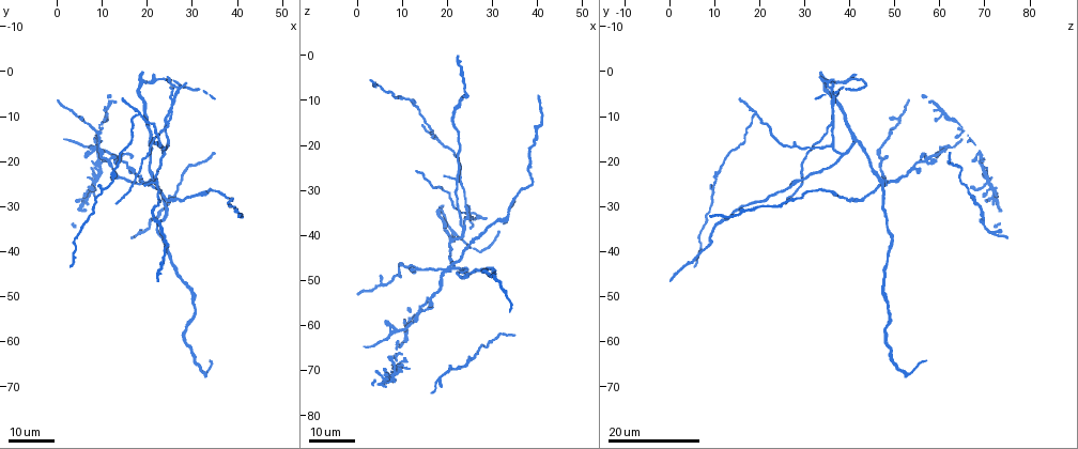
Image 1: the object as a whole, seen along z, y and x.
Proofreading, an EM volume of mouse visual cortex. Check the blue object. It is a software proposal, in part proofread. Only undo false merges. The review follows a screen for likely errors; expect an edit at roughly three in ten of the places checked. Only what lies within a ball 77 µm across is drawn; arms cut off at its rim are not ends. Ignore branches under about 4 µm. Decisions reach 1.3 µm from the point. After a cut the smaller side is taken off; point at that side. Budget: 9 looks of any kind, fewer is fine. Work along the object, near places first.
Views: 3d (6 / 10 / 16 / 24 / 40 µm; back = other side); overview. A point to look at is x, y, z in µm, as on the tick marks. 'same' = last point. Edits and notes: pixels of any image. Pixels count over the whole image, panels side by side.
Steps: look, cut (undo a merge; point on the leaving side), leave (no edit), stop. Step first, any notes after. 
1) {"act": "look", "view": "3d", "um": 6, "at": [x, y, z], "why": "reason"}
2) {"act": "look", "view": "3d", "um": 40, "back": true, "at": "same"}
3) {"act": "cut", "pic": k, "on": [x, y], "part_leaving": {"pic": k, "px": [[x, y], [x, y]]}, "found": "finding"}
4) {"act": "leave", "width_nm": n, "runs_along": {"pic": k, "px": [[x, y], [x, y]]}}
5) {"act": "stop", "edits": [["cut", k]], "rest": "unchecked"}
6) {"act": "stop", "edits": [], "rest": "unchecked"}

{"act": "look", "view": "3d", "um": 24, "at": [18.0, 9.5, 19.0], "why": "branch point"}

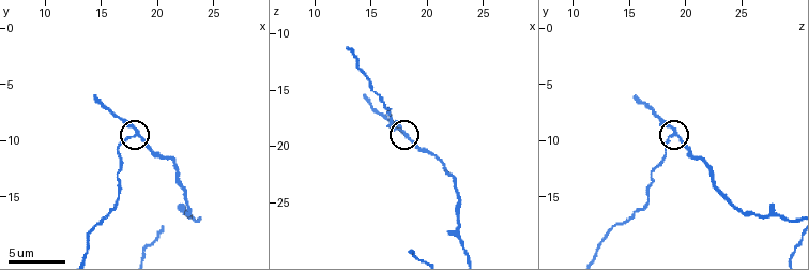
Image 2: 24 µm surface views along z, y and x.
{"act": "look", "view": "3d", "um": 10, "at": [18.0, 9.4, 19.2]}

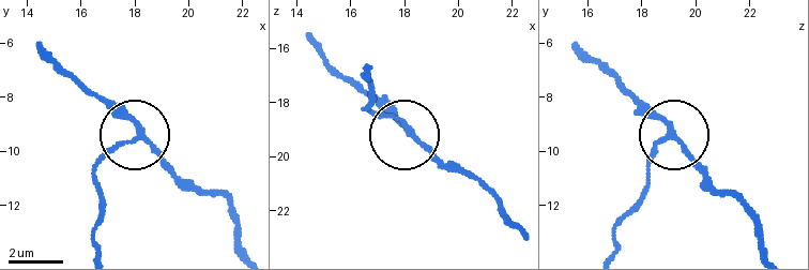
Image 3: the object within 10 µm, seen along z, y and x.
{"act": "leave", "runs_along": {"pic": 3, "px": [[764, 248], [753, 220], [617, 84]]}, "found": "continuous, no second neuron"}

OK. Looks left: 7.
{"act": "look", "view": "3d", "um": 16, "at": [10.0, 19.0, 46.0], "why": "calibre changes"}

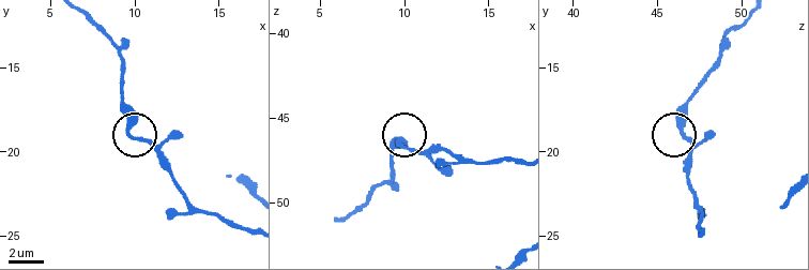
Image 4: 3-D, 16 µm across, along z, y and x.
{"act": "look", "view": "3d", "um": 6, "at": [9.6, 19.0, 46.4], "why": "zoom in"}

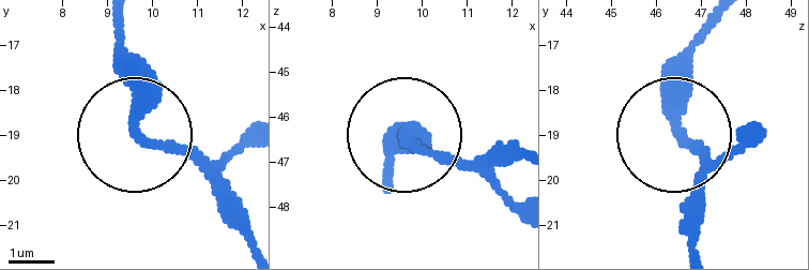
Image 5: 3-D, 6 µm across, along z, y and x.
{"act": "leave", "runs_along": {"pic": 5, "px": [[252, 236], [198, 166], [133, 132], [117, 32]]}, "found": "continuous, no second neuron"}

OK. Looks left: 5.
{"act": "look", "view": "3d", "um": 16, "at": [26.0, 6.5, 36.0], "why": "side arm on a straight run"}

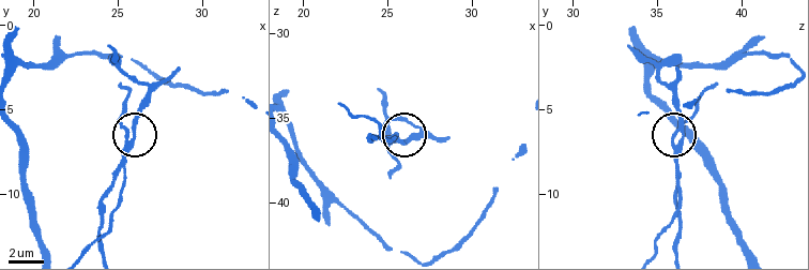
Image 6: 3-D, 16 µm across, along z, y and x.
{"act": "look", "view": "3d", "um": 6, "at": [25.9, 6.8, 36.3]}

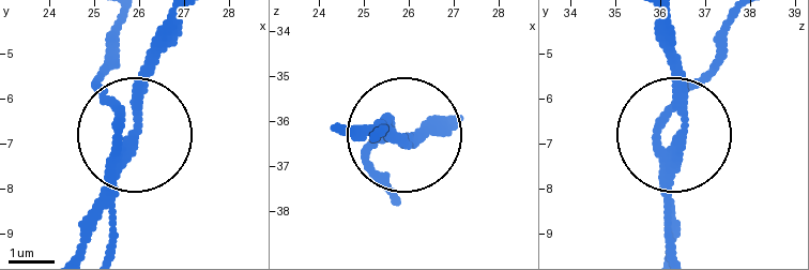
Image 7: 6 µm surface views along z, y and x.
{"act": "look", "view": "3d", "um": 6, "back": true, "at": [25.80, 6.75, 36.35]}

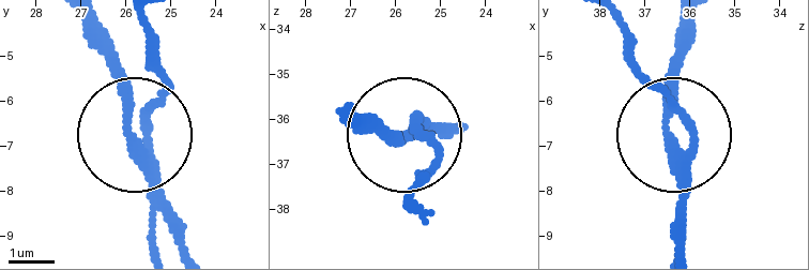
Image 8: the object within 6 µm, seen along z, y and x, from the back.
{"act": "cut", "pic": 8, "on": [157, 104], "arms": 3, "part_leaving": {"pic": 8, "px": [[155, 180], [155, 245]]}, "found": "a second neuron is stuck on"}

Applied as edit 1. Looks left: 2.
{"act": "stop", "edits": [["cut", 8]], "rest": "unchecked"}

